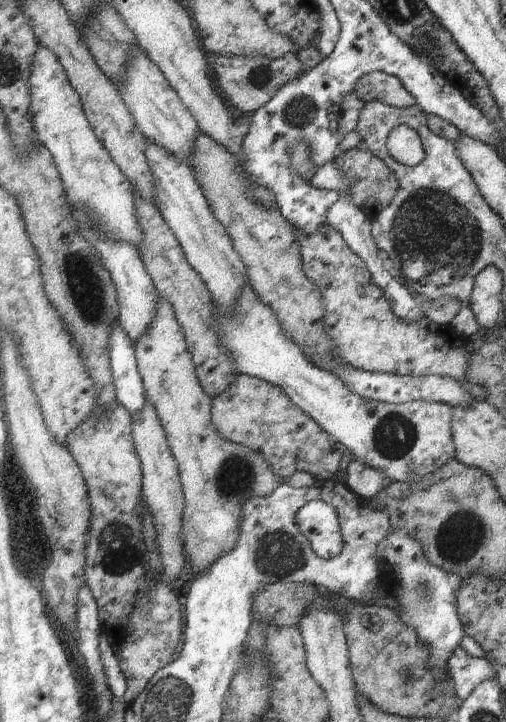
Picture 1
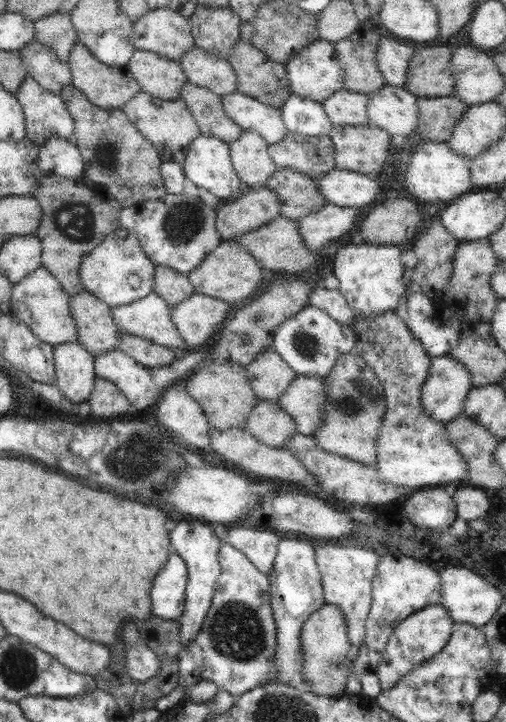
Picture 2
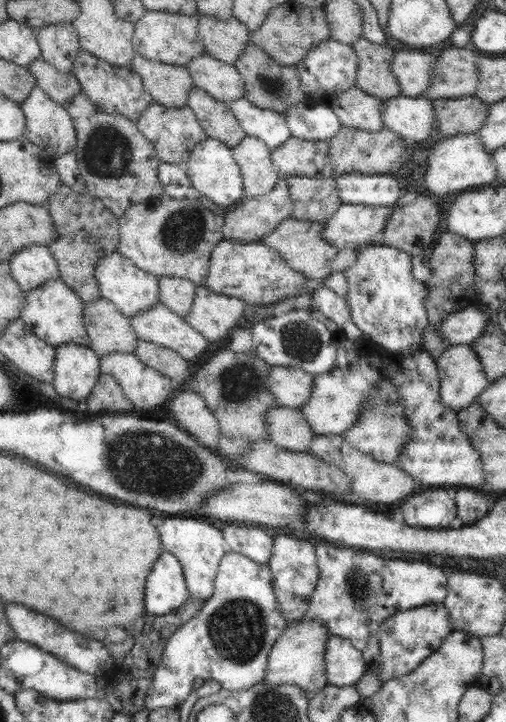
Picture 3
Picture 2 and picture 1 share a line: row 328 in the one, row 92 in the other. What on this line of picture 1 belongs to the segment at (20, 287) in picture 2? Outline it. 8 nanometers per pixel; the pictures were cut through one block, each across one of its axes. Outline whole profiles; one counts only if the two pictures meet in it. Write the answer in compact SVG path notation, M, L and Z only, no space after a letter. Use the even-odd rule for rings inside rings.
M40 46L36 51L28 86L31 94L29 113L37 140L53 156L69 205L73 205L74 210L87 209L106 237L126 241L138 249L143 243L143 232L135 211L135 190L94 134L78 93L69 83L58 57L49 48Z

